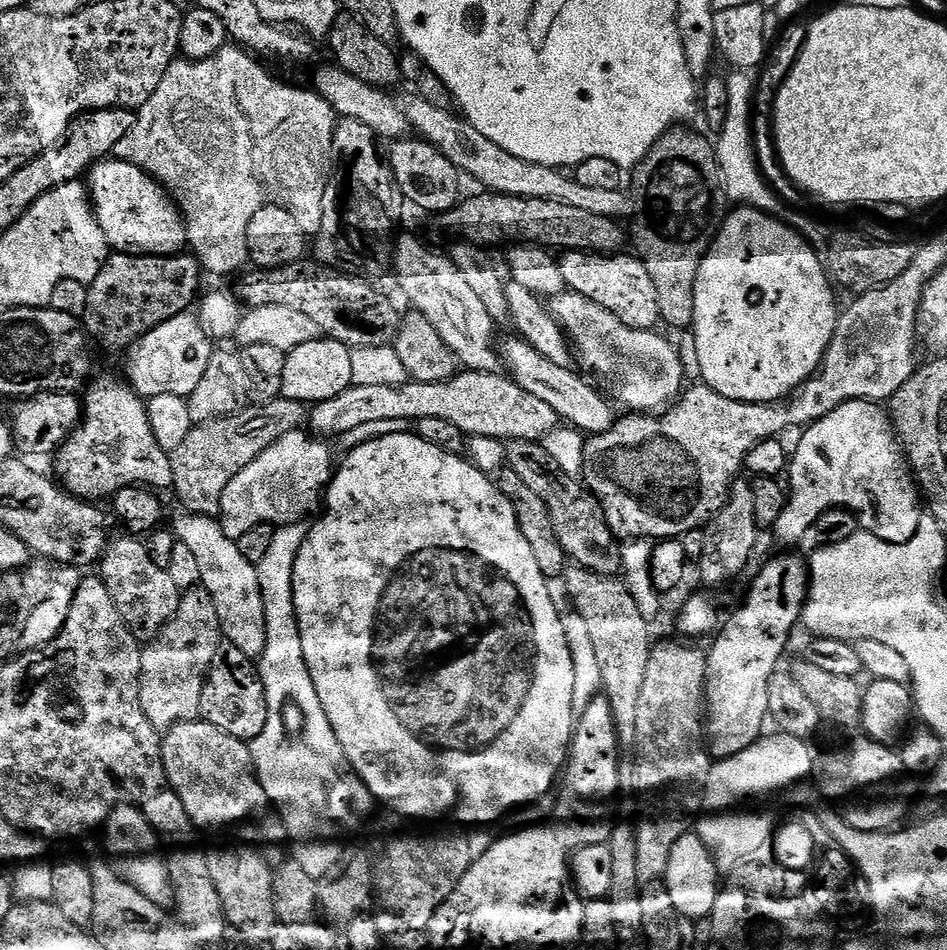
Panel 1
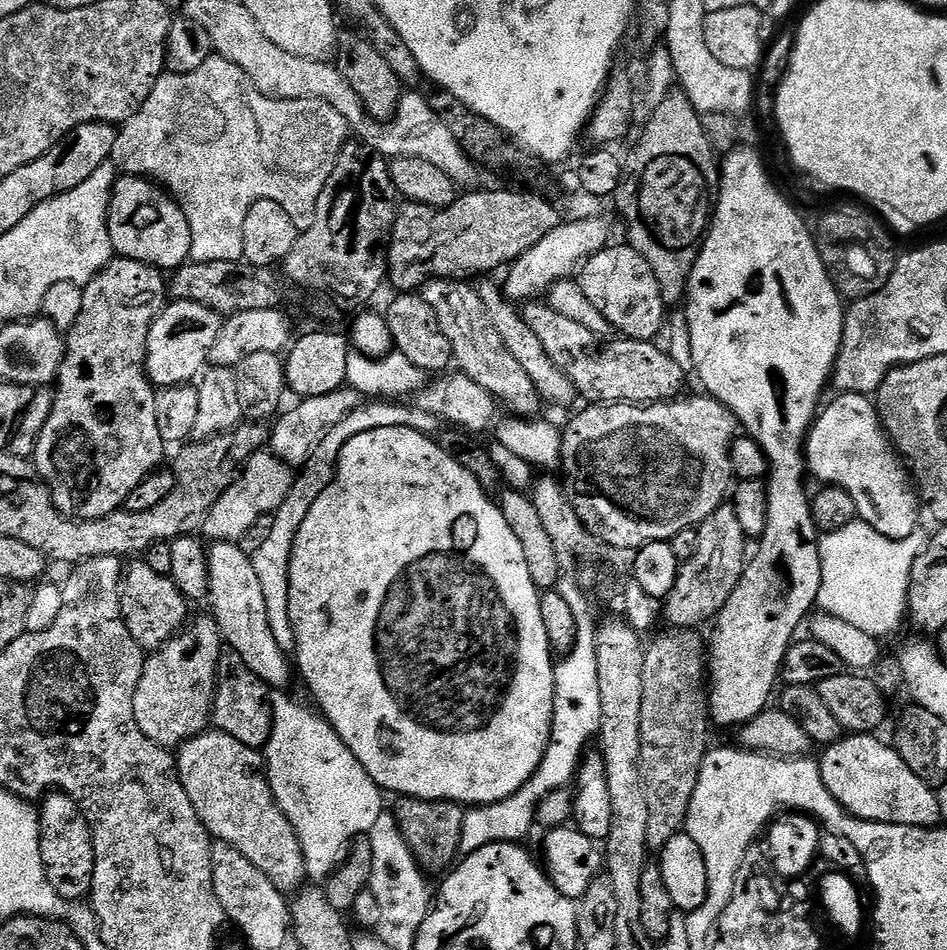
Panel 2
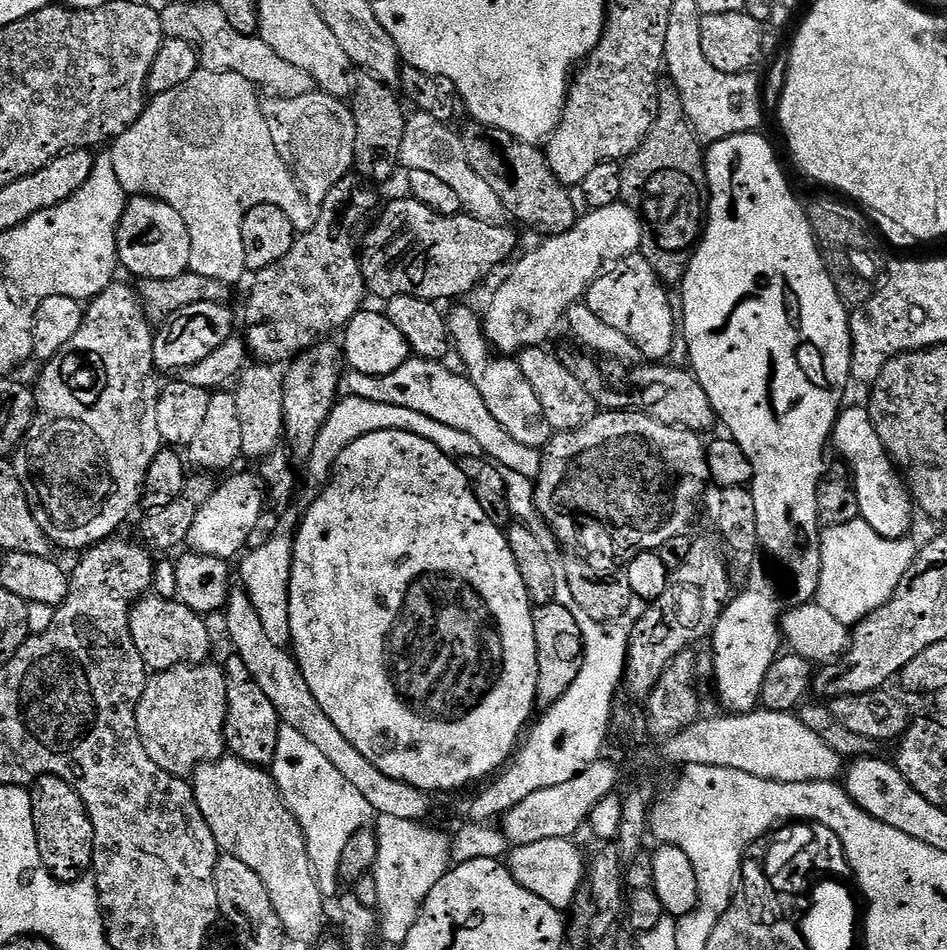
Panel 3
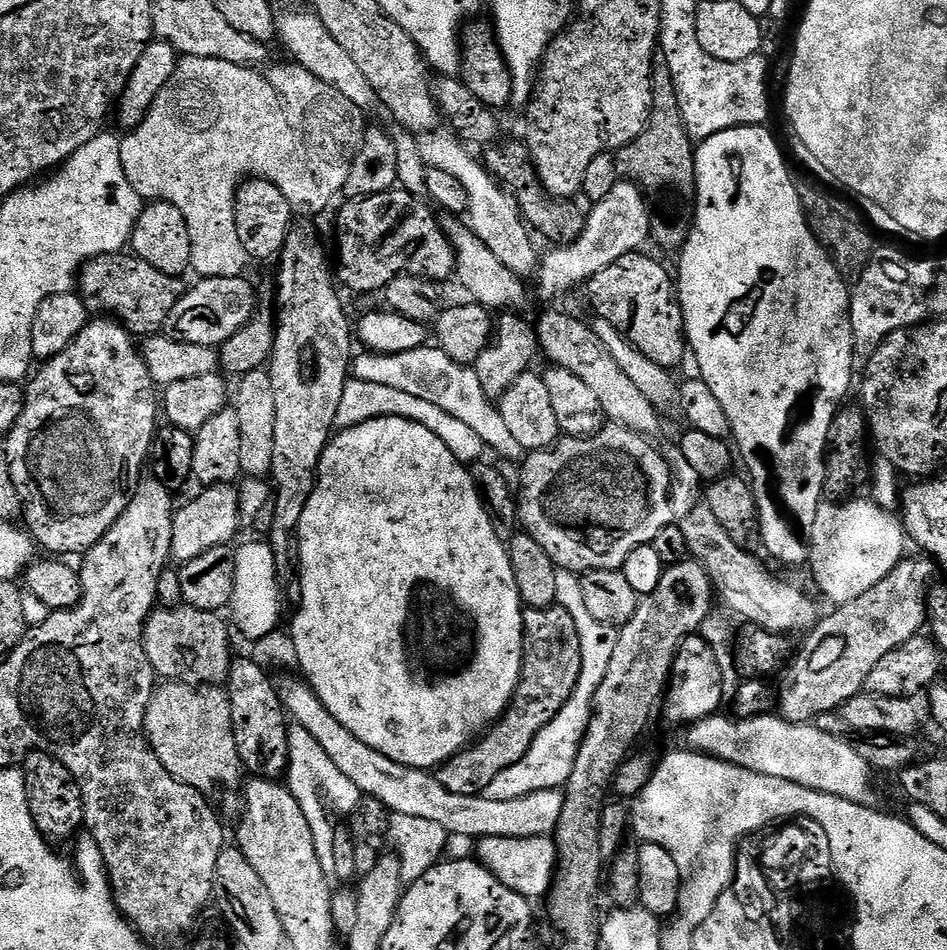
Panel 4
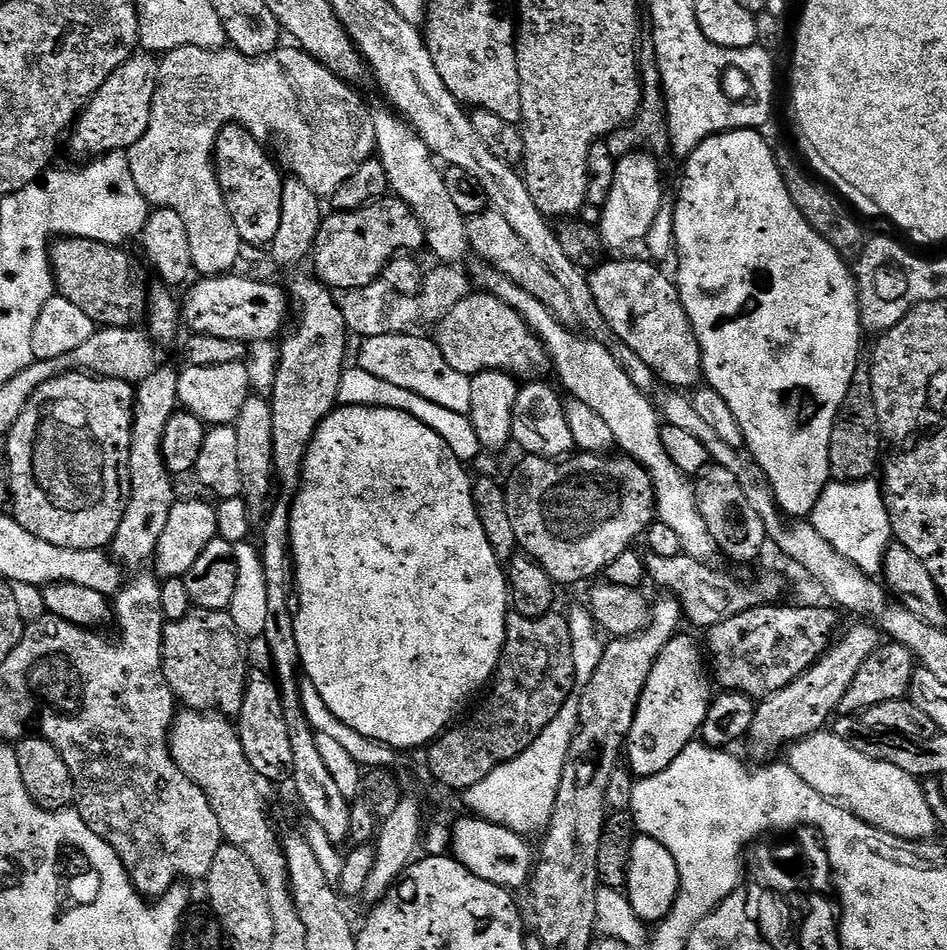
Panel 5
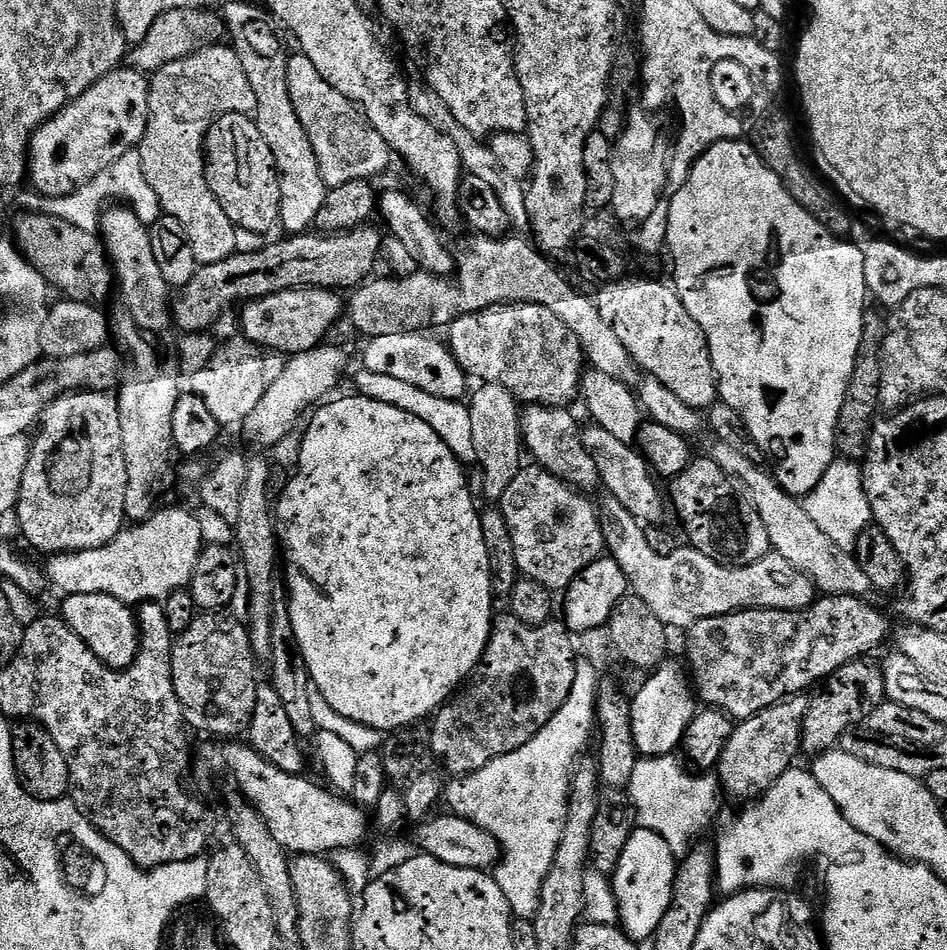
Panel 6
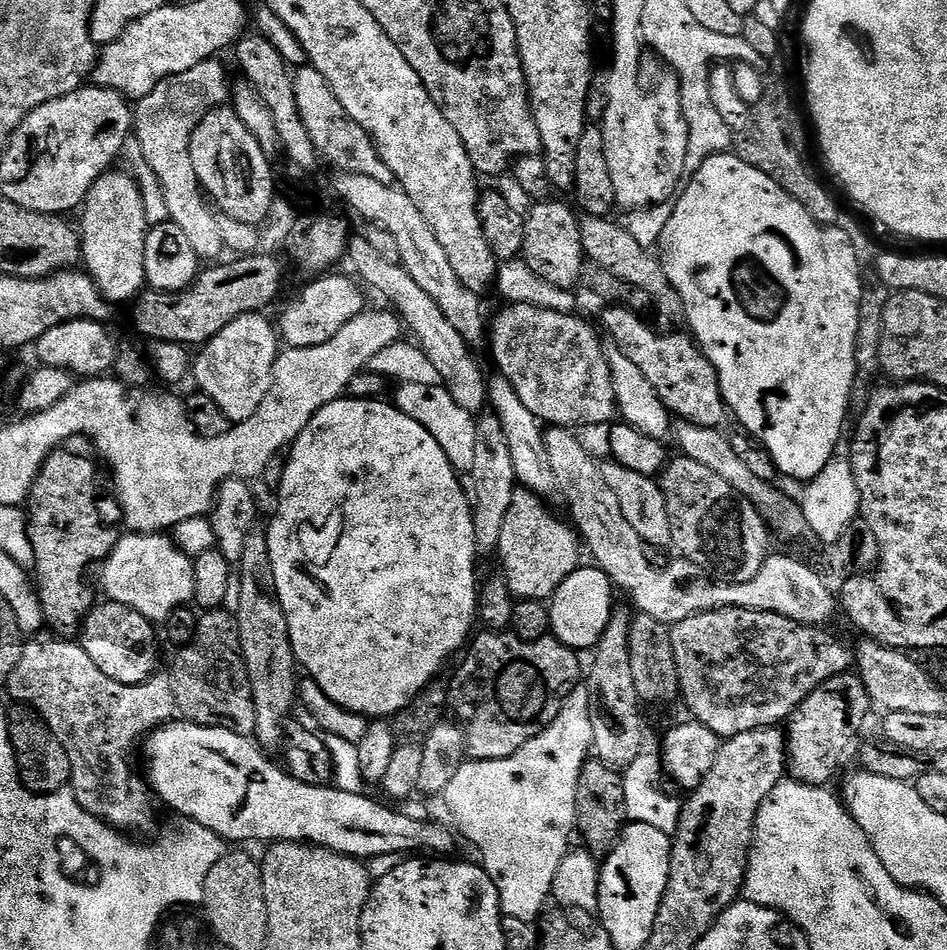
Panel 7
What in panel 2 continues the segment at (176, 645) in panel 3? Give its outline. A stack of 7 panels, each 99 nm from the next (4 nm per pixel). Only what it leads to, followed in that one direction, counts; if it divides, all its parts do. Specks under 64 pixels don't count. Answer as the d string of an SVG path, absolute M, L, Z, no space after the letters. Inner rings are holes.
M144 562L138 564L137 568L132 568L129 572L127 569L120 581L120 614L124 618L124 625L128 627L132 637L140 643L140 647L145 650L156 650L167 644L173 636L177 635L178 630L185 627L190 606L170 576L157 574Z

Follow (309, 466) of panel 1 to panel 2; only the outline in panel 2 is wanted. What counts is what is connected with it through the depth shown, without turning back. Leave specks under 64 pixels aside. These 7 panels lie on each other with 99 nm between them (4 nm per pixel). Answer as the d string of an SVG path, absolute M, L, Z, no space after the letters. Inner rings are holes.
M268 450L255 452L231 486L208 511L202 529L203 535L208 535L212 542L239 542L255 524L261 523L280 509L282 502L290 494L293 479L293 469L283 459Z

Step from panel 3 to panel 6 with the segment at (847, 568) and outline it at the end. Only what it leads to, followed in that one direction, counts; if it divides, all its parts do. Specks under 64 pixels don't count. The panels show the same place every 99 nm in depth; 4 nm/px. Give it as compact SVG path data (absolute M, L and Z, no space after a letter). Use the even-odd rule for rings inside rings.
M852 458L833 460L818 486L808 494L804 505L810 518L828 538L836 544L853 547L860 532L869 527L872 520L872 507L865 492L861 463Z

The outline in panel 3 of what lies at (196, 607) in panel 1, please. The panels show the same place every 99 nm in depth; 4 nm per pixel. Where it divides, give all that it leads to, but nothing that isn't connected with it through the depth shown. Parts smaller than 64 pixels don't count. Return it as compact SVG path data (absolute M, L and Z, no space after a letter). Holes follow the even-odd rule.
M173 663L157 671L144 685L144 693L136 704L138 734L156 764L173 774L184 774L206 760L225 755L224 727L228 717L228 677L225 669L216 664Z

